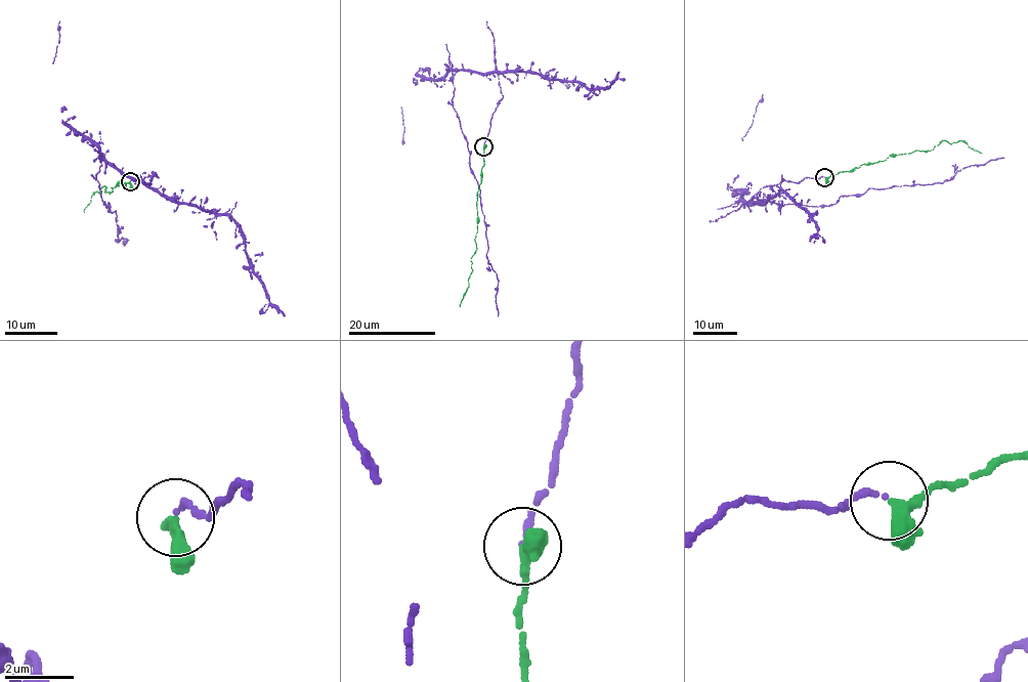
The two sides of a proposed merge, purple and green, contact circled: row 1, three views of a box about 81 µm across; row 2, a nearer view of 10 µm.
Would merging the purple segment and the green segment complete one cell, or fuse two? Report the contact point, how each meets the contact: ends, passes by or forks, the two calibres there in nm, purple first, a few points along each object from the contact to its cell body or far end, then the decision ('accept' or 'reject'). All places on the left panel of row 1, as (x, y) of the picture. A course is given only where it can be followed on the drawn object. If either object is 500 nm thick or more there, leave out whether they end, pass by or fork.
place (130, 181); purple ends; green passes by; calibres 190 and 280 nm; course purple (131, 180), (159, 177), (147, 184), (102, 158), (95, 179), (124, 246); course green (130, 181), (125, 185), (119, 181), (110, 194), (102, 186), (99, 194), (93, 194), (84, 212); accept

